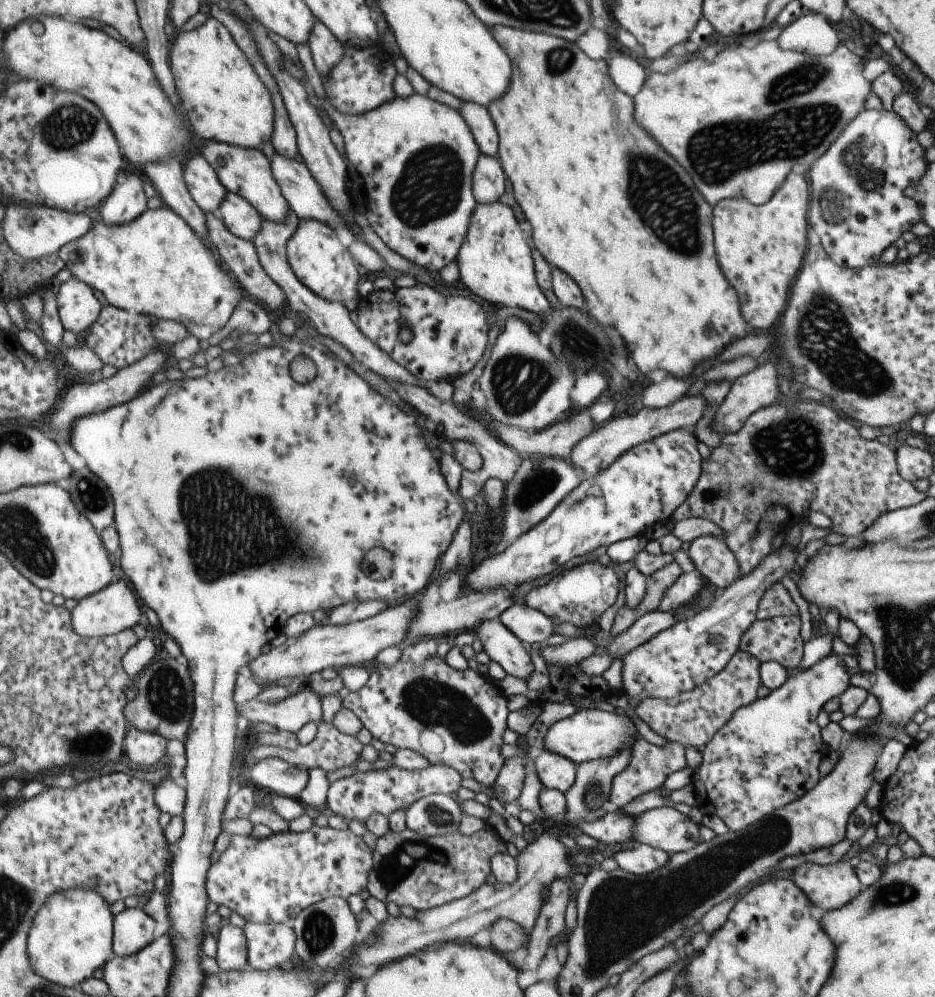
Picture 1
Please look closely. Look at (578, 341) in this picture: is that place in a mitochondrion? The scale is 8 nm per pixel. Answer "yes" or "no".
yes

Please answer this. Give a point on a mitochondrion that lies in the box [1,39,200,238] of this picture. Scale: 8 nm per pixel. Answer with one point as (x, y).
(66, 127)

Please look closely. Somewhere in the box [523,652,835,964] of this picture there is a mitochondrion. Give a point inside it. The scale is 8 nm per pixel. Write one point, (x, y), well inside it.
(593, 790)

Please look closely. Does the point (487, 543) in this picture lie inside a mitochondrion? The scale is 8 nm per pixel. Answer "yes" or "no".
no

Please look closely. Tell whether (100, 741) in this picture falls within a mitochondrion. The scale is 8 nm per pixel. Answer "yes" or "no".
yes

